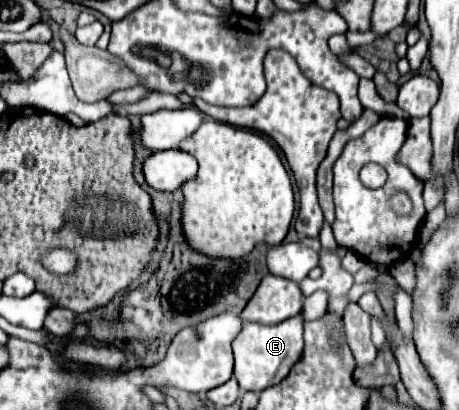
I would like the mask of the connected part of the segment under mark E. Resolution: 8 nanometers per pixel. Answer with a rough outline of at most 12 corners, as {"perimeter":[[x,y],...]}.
{"perimeter":[[302,317],[244,323],[234,349],[242,391],[280,383],[302,357]]}

